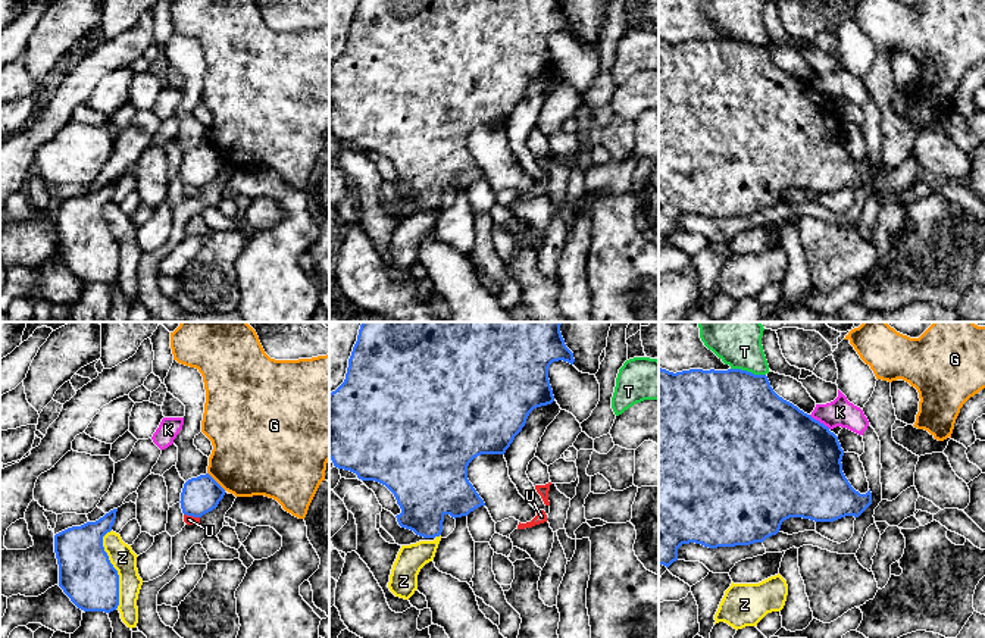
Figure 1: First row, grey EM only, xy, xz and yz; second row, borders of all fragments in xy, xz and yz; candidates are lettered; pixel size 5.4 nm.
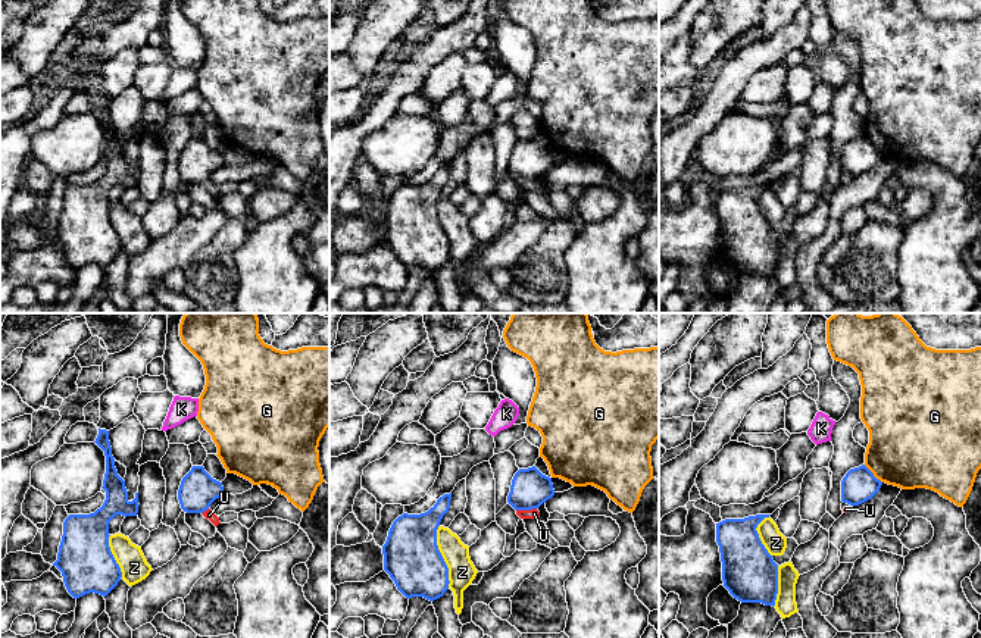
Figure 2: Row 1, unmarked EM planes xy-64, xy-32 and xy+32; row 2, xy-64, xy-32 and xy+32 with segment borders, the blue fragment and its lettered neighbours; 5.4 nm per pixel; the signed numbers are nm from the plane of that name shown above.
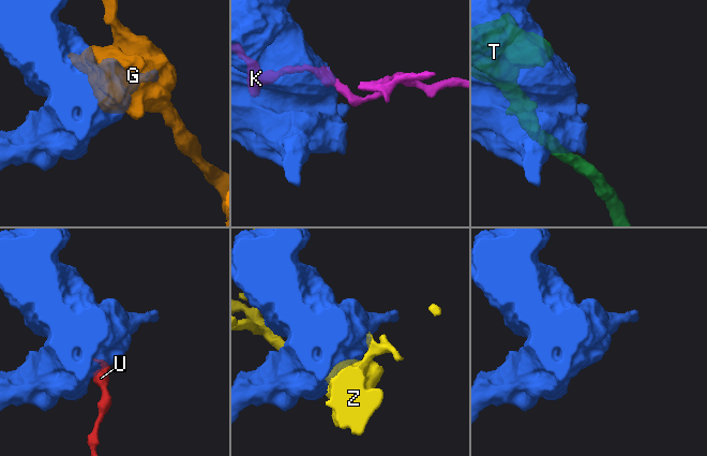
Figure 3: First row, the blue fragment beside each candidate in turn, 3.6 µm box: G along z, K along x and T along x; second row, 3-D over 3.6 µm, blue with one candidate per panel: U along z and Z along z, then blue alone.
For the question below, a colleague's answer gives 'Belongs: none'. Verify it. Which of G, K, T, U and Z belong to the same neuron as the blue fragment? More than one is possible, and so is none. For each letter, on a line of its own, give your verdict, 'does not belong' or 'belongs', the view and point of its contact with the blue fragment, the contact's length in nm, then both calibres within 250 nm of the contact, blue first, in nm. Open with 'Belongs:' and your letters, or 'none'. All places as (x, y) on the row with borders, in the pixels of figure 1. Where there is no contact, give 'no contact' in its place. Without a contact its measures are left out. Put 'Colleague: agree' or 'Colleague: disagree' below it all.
Belongs: none
G: does not belong | xy (215, 481) | 140 nm | 200/440 nm
K: does not belong | yz (818, 421) | 140 nm | 500/150 nm
T: does not belong | yz (749, 372) | 200 nm | 500/320 nm
U: does not belong | xy (191, 515) | 90 nm | 200/50 nm
Z: does not belong | xy (115, 569) | 440 nm | 300/140 nm
Colleague: agree

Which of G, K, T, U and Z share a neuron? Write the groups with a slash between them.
G / K / T / U / Z

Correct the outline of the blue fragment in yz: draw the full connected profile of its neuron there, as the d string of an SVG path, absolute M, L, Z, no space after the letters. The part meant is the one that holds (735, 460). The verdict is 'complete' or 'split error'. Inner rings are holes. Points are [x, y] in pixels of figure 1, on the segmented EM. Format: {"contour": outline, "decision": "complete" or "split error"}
{"contour": "M659 368L659 564L678 560L682 544L750 545L776 535L784 520L859 517L872 492L856 491L842 472L844 450L828 426L779 397L766 375L741 369L669 372Z", "decision": "complete"}

